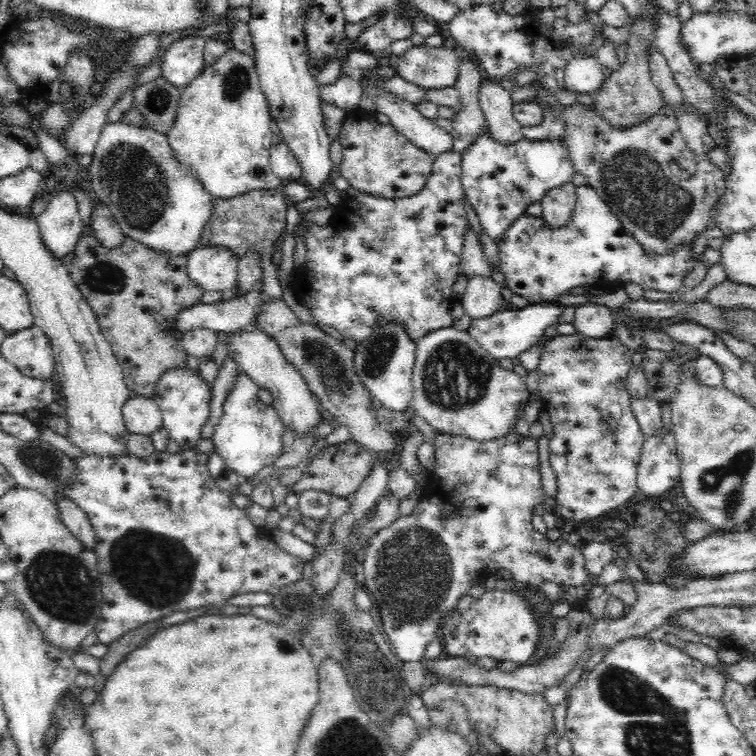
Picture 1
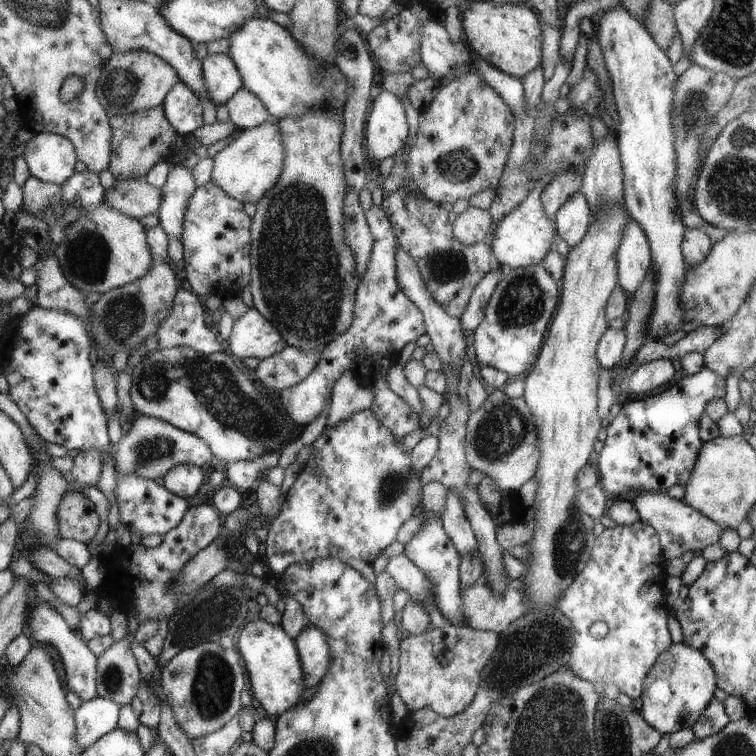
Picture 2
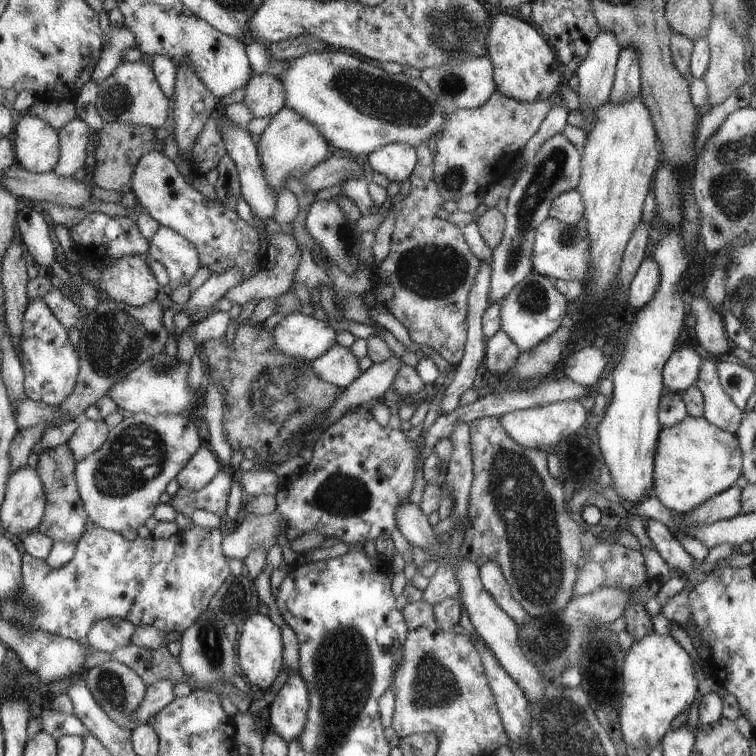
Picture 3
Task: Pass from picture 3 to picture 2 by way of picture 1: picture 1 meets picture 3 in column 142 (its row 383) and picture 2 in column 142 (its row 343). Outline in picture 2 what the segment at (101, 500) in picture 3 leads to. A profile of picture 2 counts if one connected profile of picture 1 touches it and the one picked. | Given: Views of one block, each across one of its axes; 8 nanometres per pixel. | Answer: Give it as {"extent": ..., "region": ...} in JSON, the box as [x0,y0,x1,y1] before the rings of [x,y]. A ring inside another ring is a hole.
{"extent":[115,415,216,480],"region":[[[144,415],[137,416],[132,424],[126,424],[125,434],[116,443],[115,469],[121,473],[133,472],[143,479],[157,480],[162,478],[167,470],[180,463],[202,467],[207,463],[216,463],[209,446],[193,433],[174,428],[166,421]]]}

